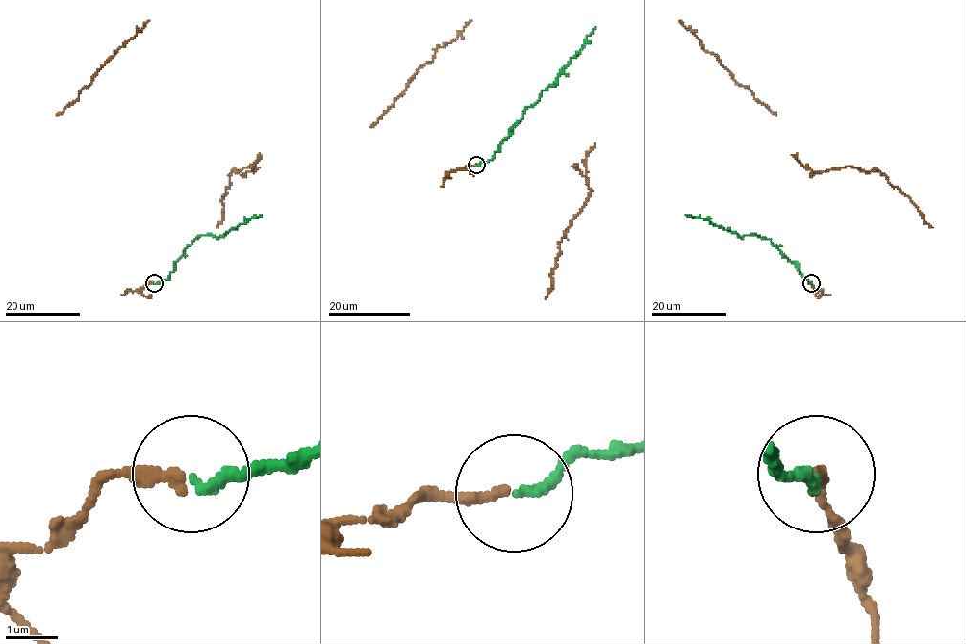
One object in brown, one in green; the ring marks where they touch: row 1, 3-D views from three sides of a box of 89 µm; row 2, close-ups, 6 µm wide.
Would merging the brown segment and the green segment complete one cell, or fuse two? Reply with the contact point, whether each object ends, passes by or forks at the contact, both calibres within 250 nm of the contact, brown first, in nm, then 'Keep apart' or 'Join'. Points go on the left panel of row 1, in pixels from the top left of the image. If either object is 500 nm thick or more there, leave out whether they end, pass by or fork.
Place: (154, 283). At the ring brown ends. At the ring green ends. Thickness 240 nm (brown) against 170 nm. Join

